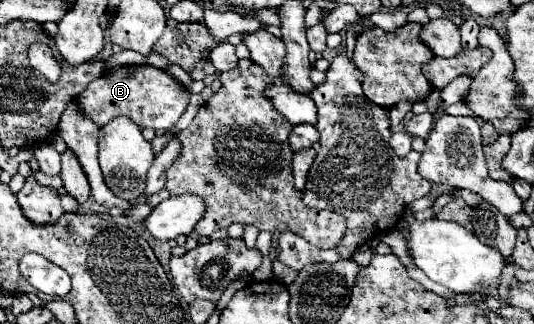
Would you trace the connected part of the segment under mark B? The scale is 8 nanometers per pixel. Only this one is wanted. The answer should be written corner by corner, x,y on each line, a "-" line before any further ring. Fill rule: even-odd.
125,65
119,69
111,69
89,83
85,93
79,95
79,105
99,127
107,125
117,115
125,115
139,127
153,127
155,131
171,129
185,113
187,103
189,91
163,69
151,65

